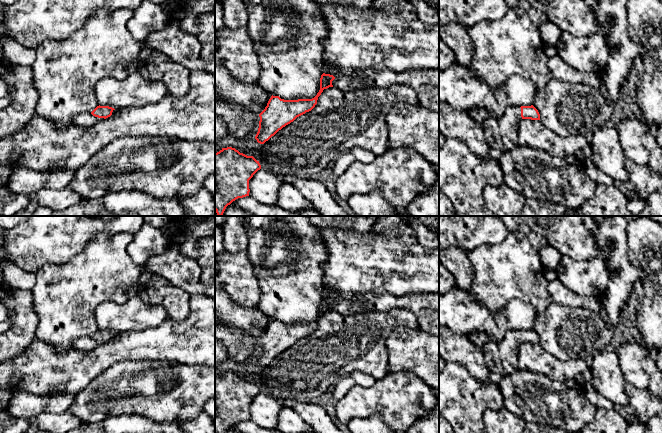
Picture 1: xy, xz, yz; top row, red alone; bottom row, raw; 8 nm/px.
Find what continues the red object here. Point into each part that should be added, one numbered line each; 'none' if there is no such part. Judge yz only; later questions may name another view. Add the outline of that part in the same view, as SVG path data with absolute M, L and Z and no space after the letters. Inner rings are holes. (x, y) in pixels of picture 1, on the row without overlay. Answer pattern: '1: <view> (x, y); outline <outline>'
1: yz (501, 357); outline M508 331L498 342L487 341L482 350L490 372L506 376L516 371L521 344L520 331Z

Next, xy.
1: xy (87, 344); outline M80 337L73 341L72 346L77 350L90 352L103 343L95 341L91 337Z

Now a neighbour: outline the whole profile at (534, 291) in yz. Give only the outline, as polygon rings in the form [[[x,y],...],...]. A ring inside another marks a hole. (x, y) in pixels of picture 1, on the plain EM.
[[[510,231],[502,242],[483,244],[467,251],[467,257],[474,269],[474,280],[469,292],[488,310],[500,311],[511,300],[519,299],[531,304],[539,315],[552,303],[539,252],[531,246],[523,233]]]

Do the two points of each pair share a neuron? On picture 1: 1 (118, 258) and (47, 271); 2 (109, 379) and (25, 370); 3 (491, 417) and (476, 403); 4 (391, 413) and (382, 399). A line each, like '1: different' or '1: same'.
1: same
2: different
3: different
4: same

